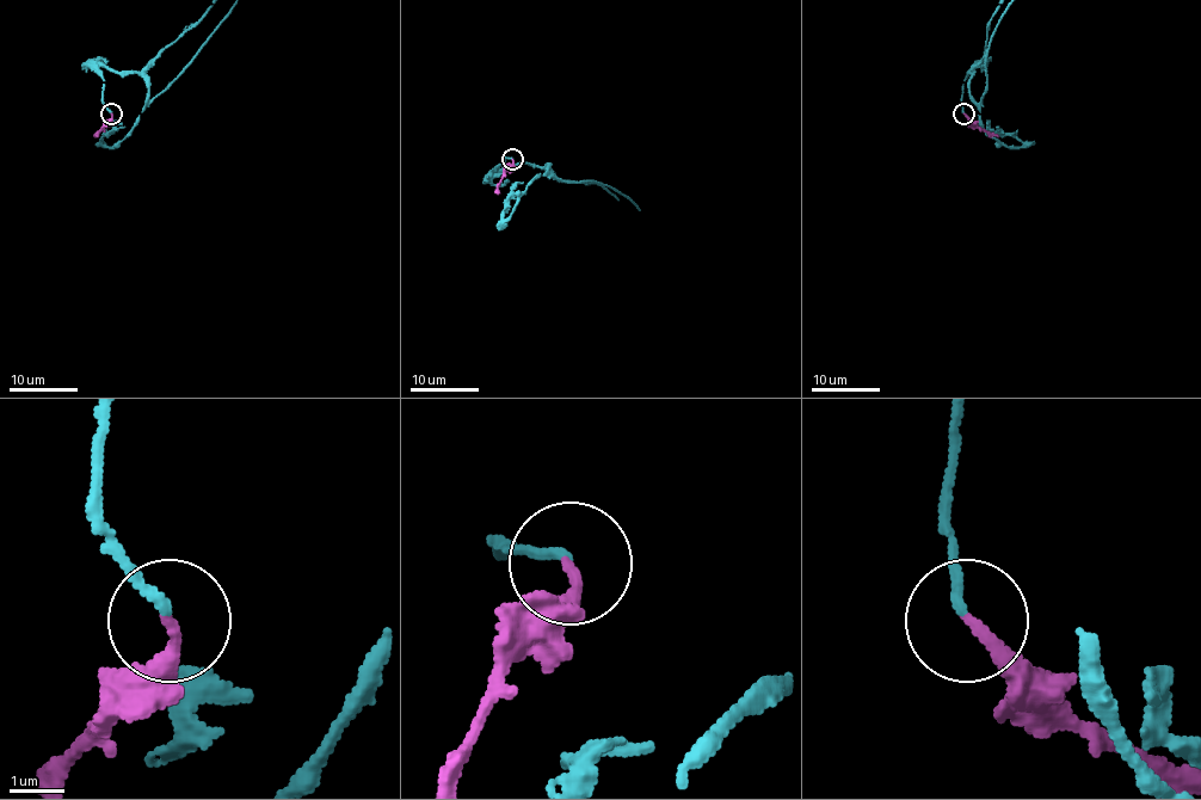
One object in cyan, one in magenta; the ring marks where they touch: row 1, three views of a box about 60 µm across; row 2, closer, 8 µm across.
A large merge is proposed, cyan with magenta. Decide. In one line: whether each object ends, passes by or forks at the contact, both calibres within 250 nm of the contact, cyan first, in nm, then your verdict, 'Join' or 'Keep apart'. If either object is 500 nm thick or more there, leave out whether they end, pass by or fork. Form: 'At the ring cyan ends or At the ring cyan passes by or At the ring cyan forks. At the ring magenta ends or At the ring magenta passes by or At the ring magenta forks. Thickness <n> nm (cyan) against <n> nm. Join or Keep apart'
At the ring cyan ends. At the ring magenta ends. Thickness 170 nm (cyan) against 220 nm. Join

